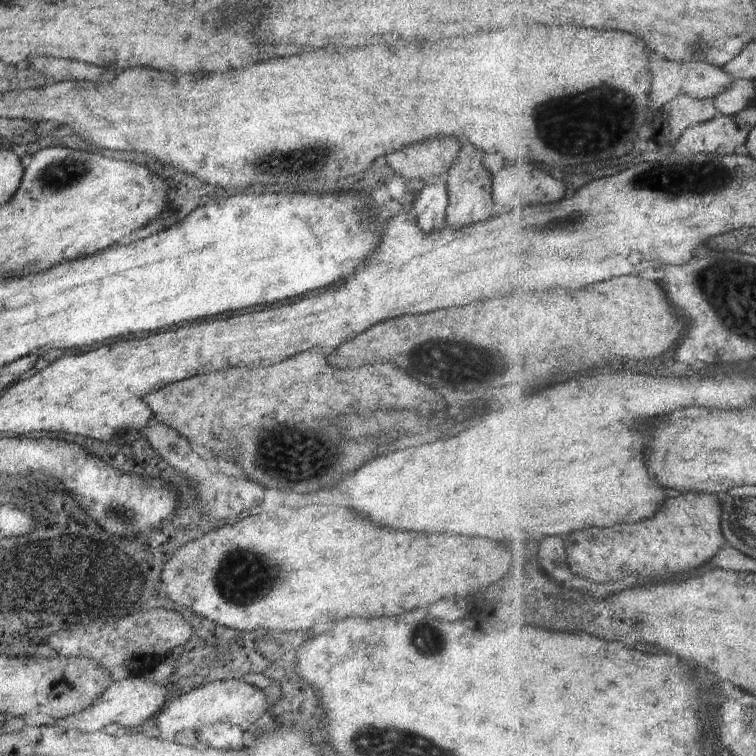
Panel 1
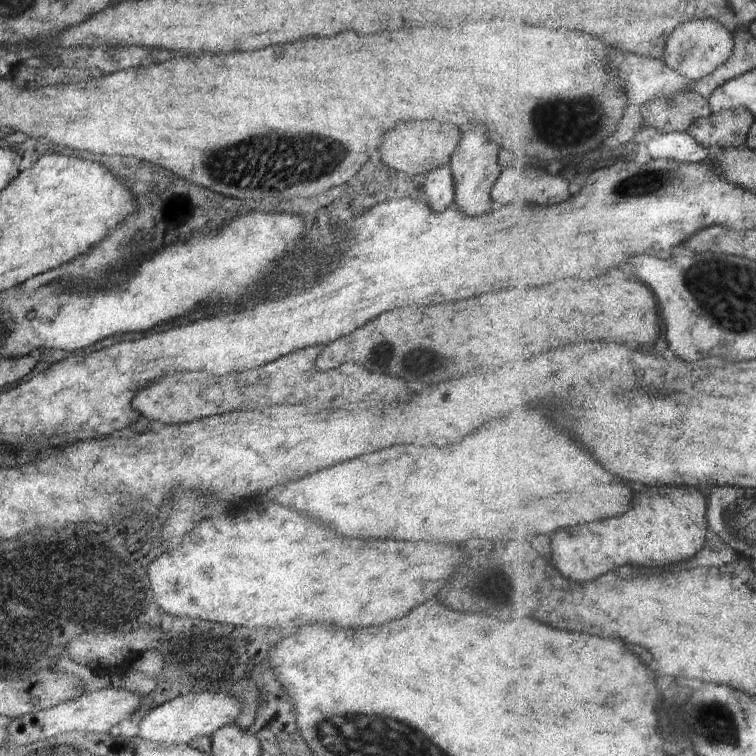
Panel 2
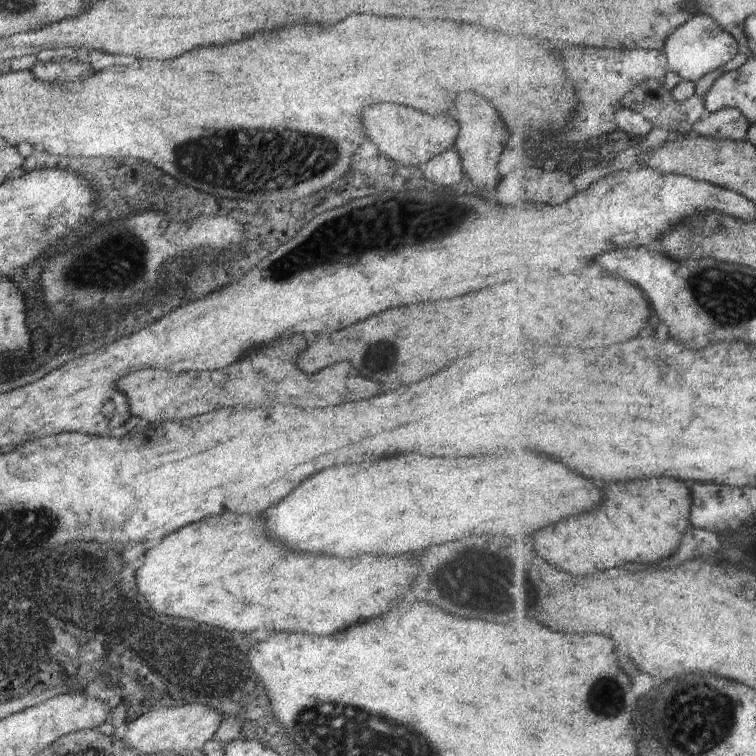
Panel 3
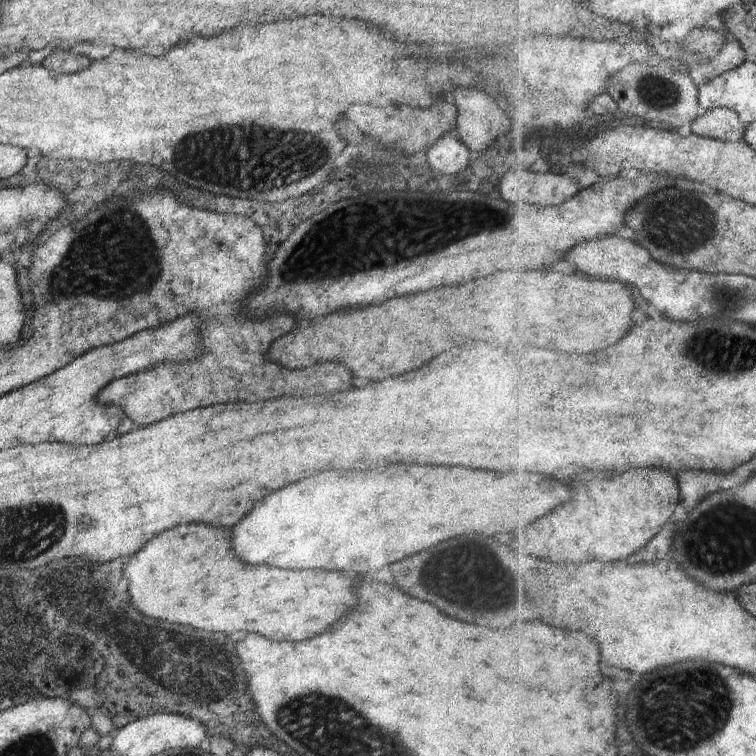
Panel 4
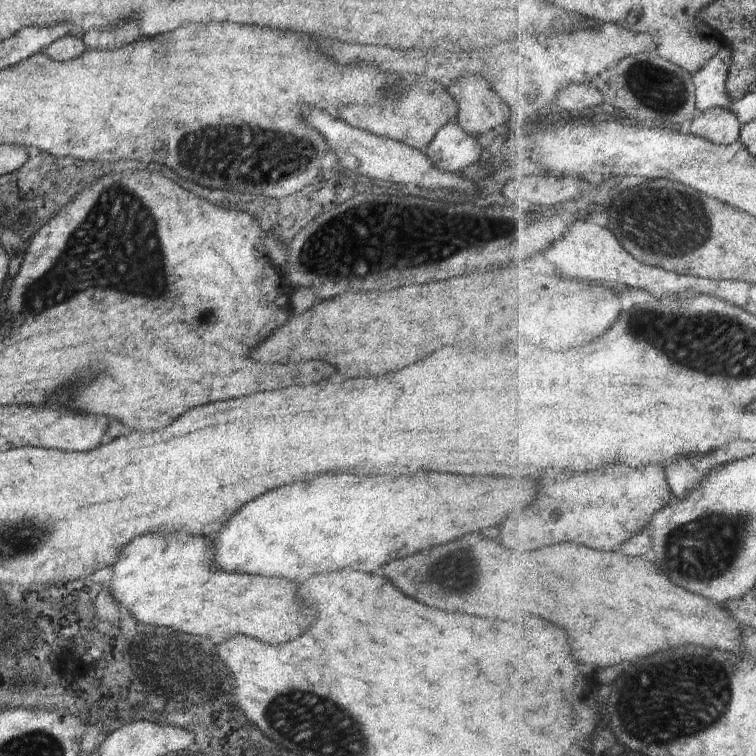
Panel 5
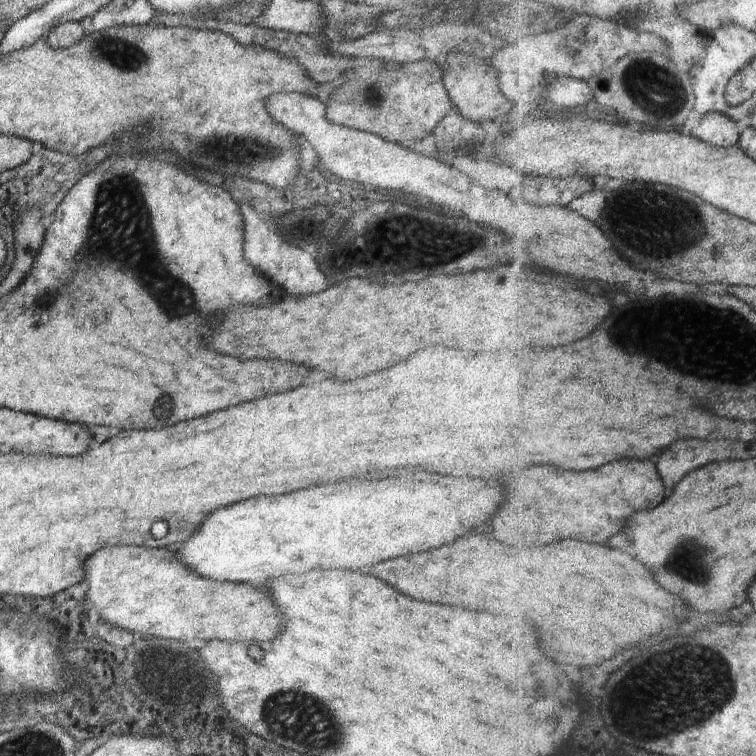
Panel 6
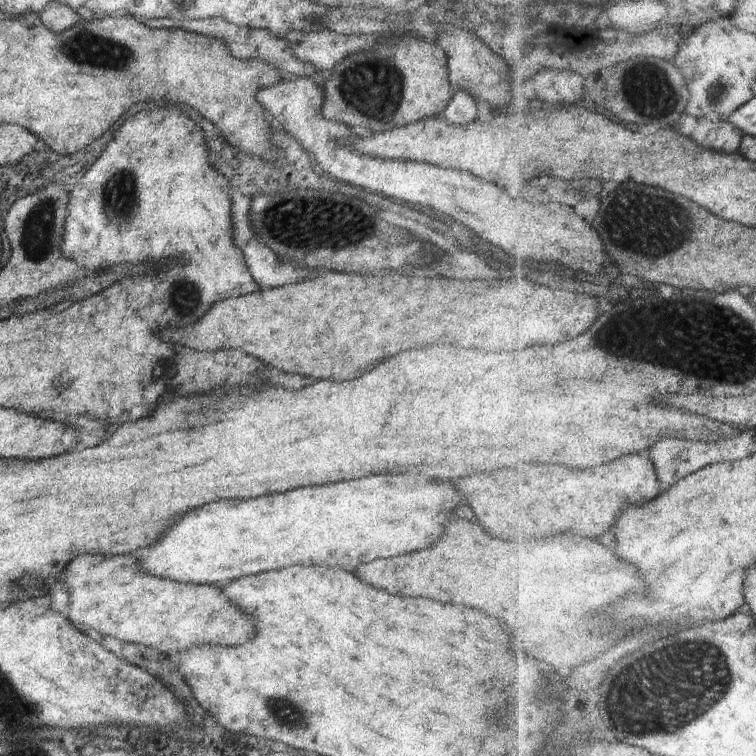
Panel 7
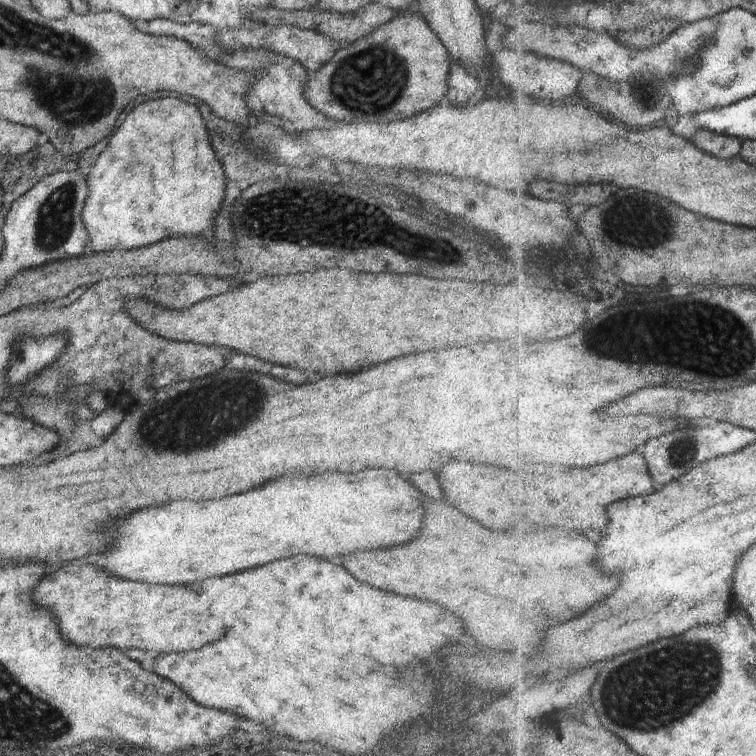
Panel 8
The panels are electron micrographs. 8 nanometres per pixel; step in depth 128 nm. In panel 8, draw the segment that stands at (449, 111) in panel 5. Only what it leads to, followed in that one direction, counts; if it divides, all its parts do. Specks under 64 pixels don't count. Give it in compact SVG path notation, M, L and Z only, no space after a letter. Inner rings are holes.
M412 6L399 16L388 16L387 21L368 36L343 44L329 60L309 78L304 88L308 102L325 117L335 121L359 123L391 123L436 106L448 90L450 76L449 54L425 18Z

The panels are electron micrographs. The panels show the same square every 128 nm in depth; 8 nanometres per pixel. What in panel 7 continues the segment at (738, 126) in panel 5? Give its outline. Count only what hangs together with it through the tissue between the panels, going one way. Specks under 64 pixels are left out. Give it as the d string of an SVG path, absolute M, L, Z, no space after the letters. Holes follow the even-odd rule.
M704 117L699 120L694 140L718 152L740 152L745 135L729 120Z

